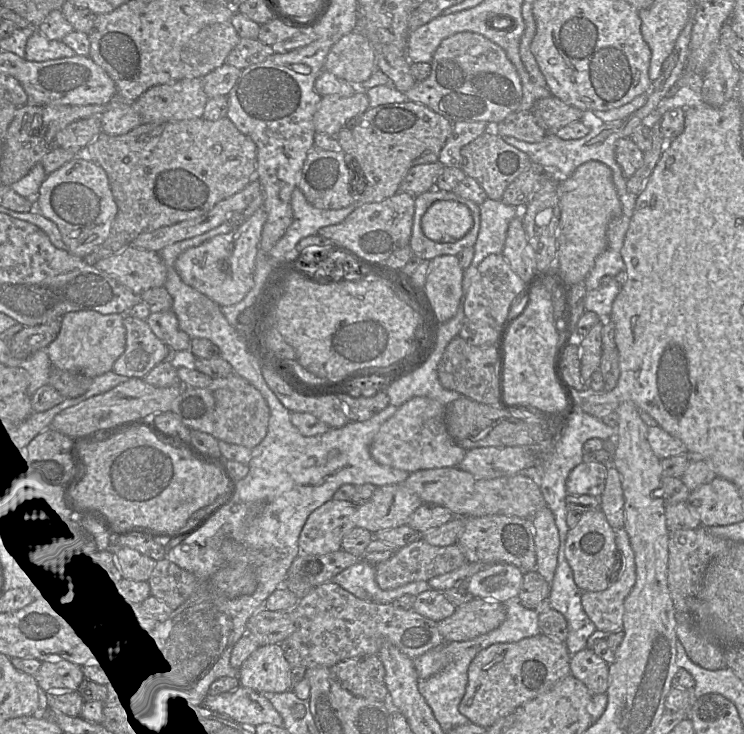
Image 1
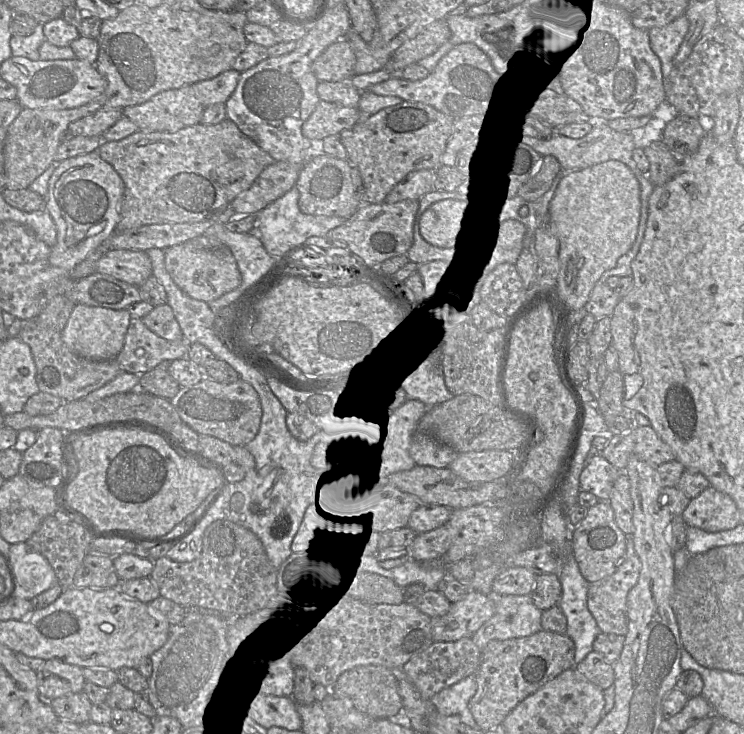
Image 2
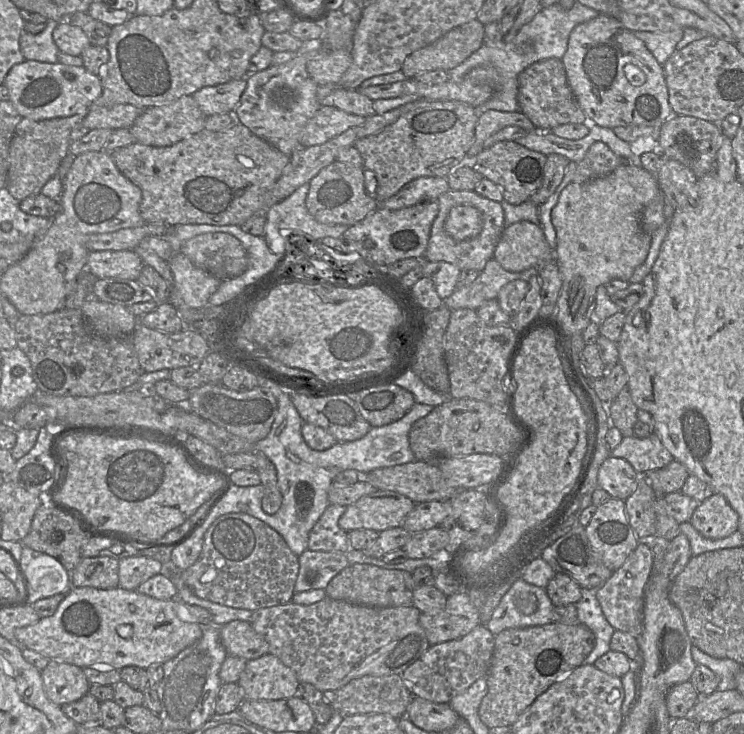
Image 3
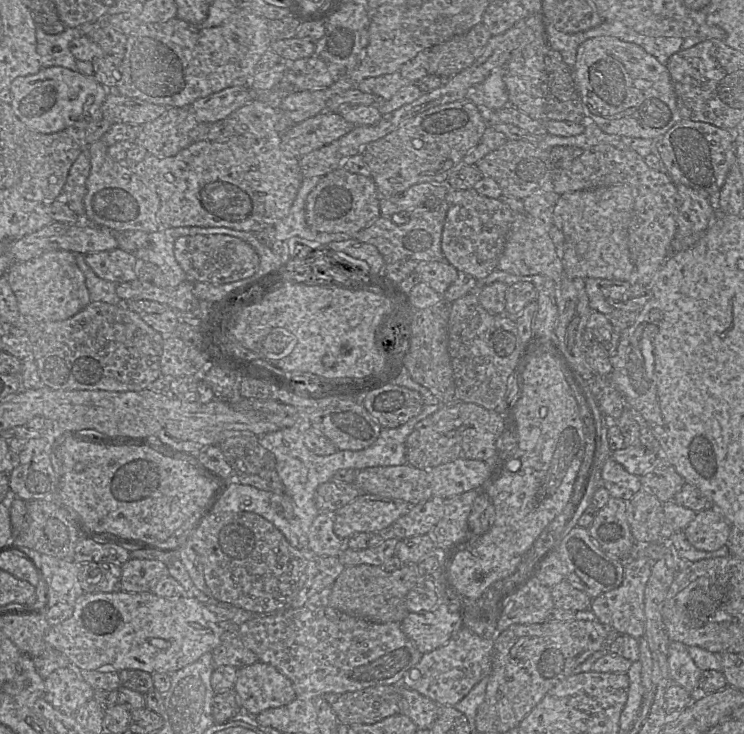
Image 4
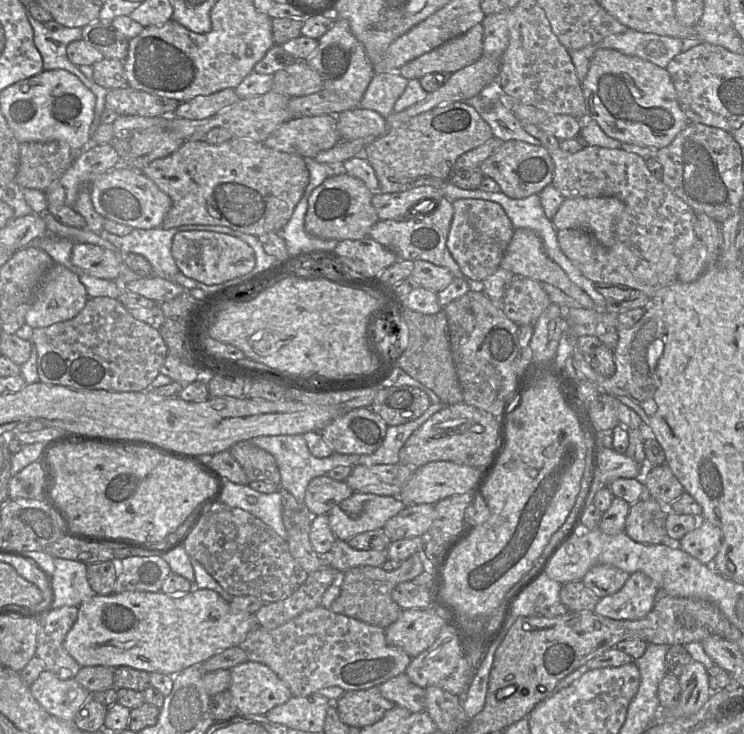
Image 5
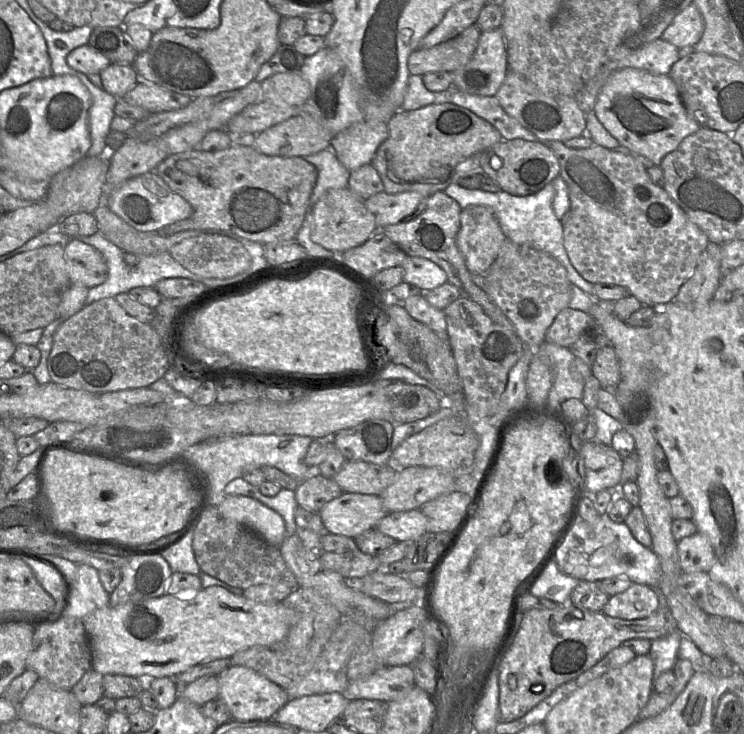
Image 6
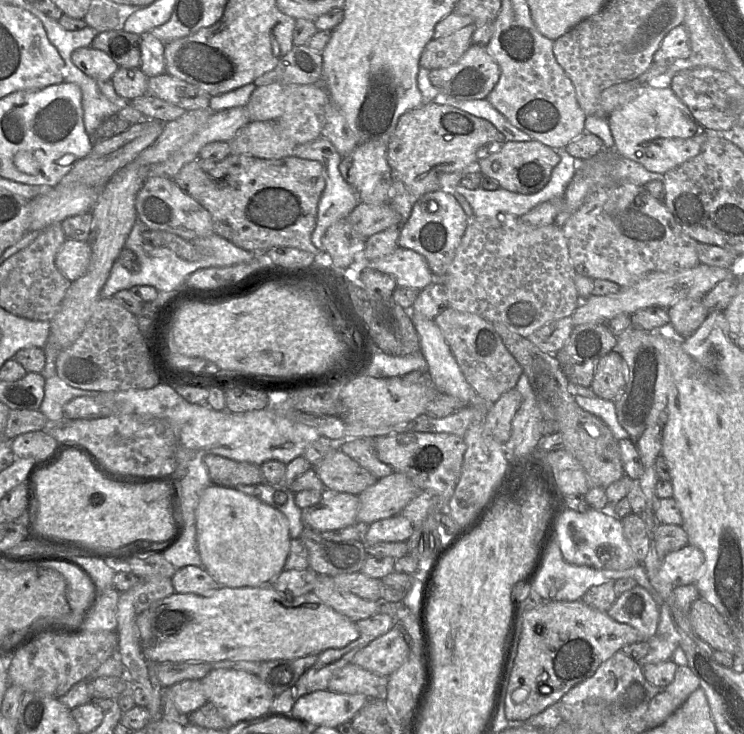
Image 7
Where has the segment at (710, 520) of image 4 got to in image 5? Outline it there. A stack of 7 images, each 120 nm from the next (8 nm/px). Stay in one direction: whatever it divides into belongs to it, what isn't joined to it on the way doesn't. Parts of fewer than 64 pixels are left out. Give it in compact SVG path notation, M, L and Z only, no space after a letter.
M699 518L698 526L685 534L679 547L706 565L712 565L722 544L722 531L710 521Z

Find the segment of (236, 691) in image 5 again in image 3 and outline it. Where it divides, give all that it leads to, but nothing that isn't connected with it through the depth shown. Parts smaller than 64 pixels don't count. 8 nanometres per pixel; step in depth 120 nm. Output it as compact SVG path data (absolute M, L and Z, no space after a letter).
M270 653L249 660L237 683L248 700L280 700L300 693L295 672Z

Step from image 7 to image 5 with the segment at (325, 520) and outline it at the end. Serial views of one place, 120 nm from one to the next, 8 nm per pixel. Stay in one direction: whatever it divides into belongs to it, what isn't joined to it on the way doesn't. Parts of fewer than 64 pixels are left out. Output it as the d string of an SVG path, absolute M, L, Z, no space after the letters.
M354 492L336 504L327 514L336 539L348 541L354 536L376 529L406 507L398 496L379 496Z

